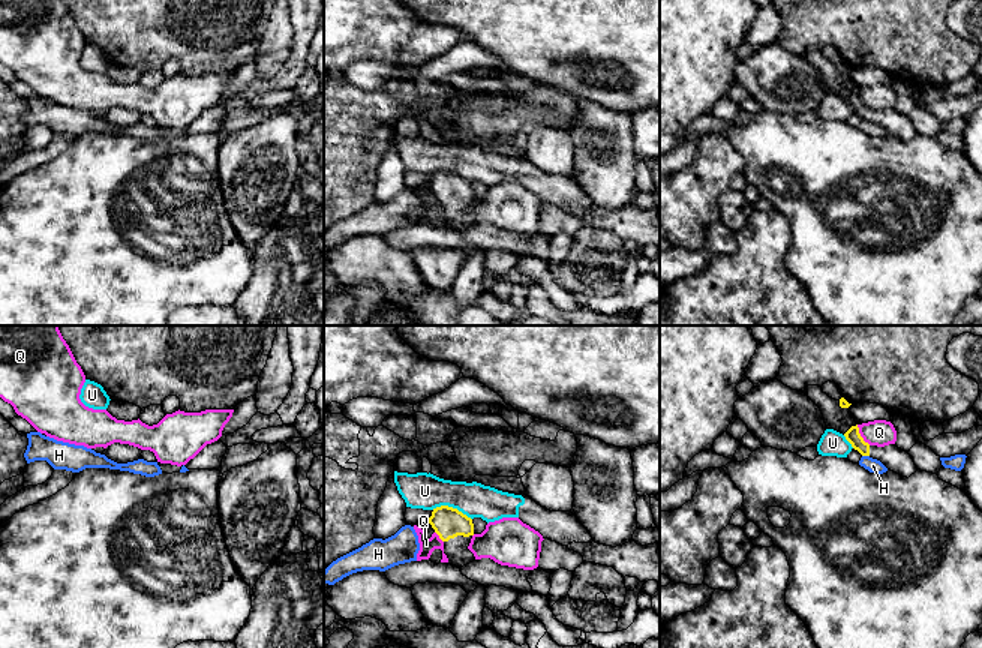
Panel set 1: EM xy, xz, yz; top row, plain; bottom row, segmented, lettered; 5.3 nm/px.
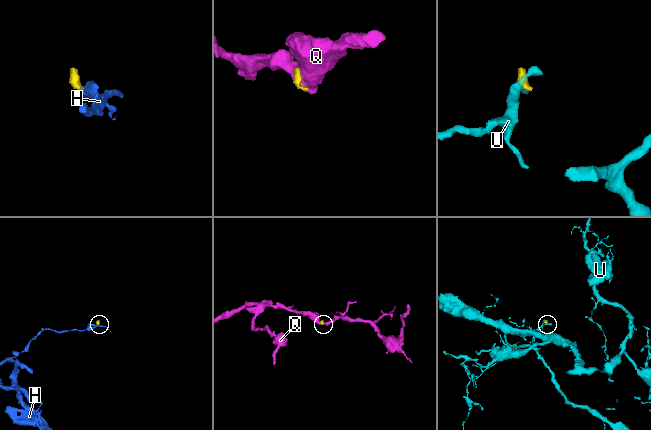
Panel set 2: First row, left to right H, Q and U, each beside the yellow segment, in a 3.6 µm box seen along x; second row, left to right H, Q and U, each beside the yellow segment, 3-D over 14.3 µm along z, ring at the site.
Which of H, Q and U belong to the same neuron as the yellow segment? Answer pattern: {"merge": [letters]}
{"merge": []}

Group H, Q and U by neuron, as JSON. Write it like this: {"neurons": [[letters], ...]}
{"neurons": [["H"], ["Q"], ["U"]]}

